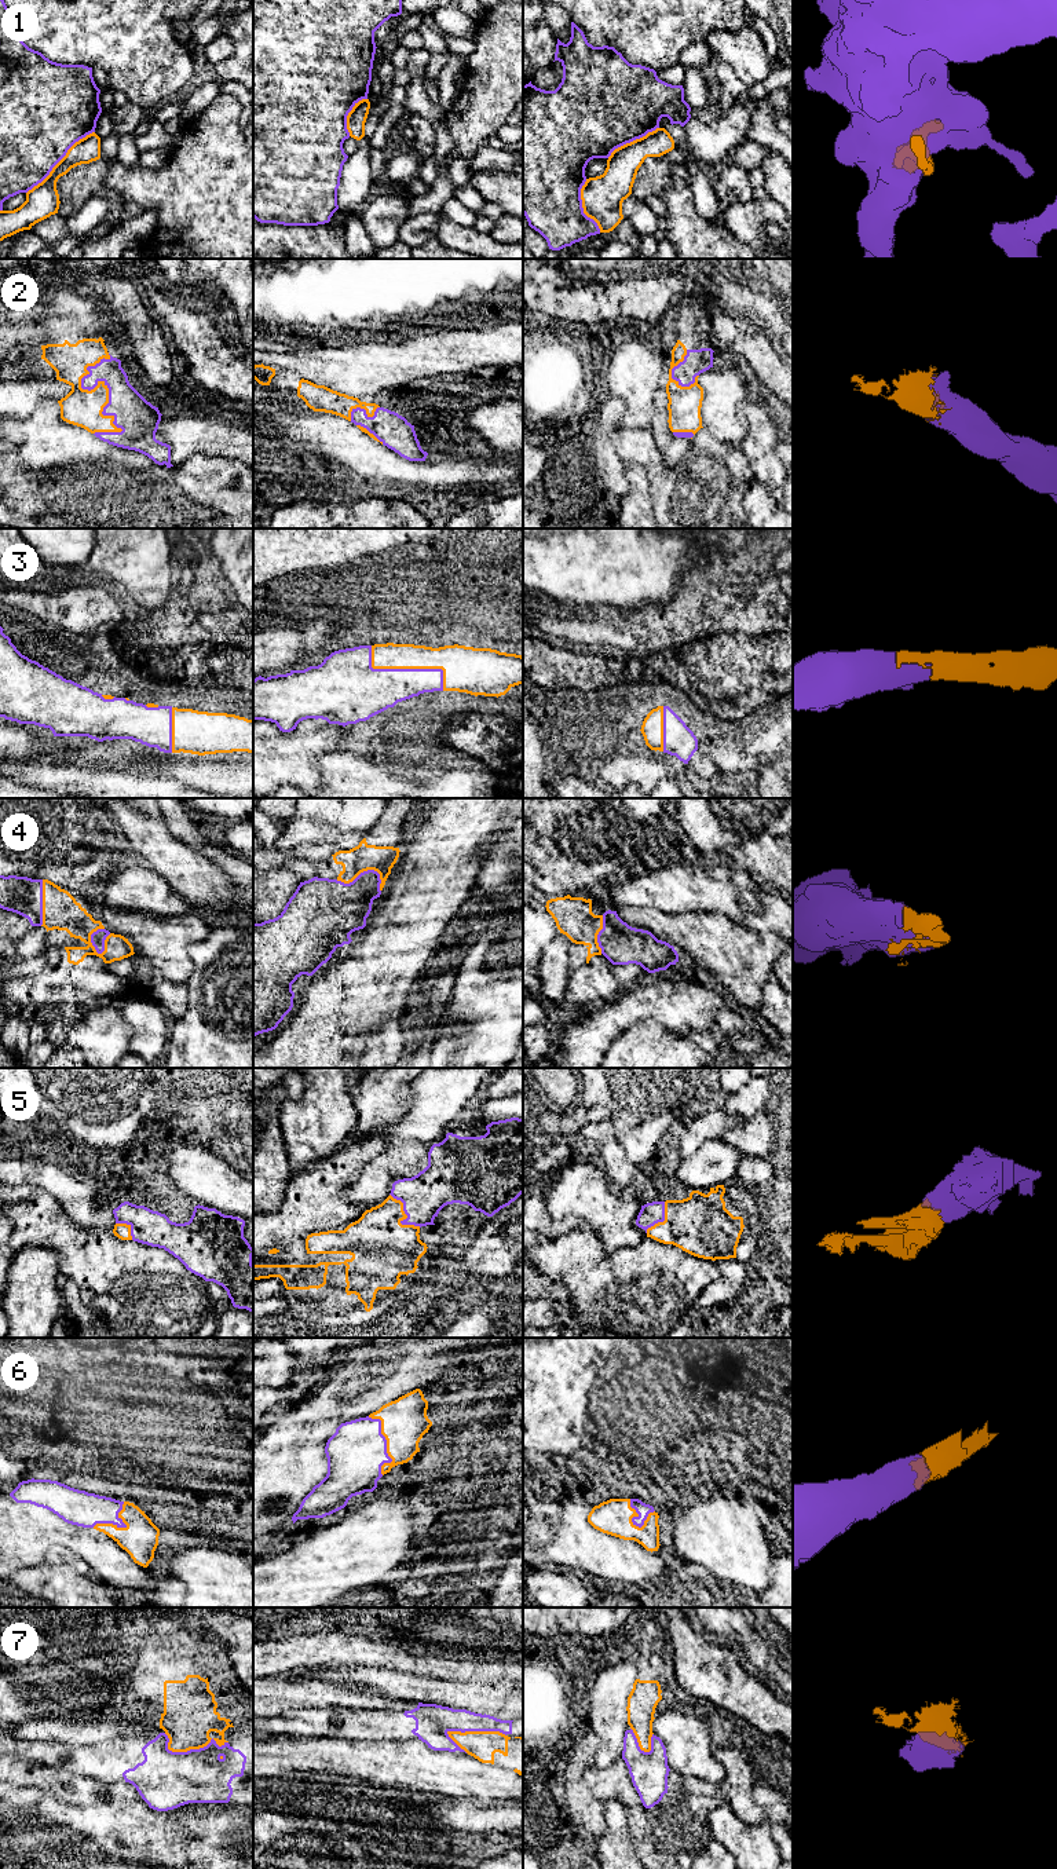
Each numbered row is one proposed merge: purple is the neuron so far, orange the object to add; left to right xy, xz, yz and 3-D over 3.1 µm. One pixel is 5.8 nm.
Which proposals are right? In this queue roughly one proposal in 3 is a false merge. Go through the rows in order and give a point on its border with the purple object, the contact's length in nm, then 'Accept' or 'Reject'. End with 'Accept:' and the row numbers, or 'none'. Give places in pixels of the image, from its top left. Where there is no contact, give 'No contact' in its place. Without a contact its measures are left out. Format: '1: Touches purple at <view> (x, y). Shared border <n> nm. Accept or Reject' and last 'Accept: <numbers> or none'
1: Touches purple at xy (61, 158). Shared border 550 nm. Reject
2: Touches purple at xy (109, 391). Shared border 480 nm. Accept
3: Touches purple at xz (406, 669). Shared border 500 nm. Accept
4: Touches purple at xz (362, 873). Shared border 280 nm. Accept
5: Touches purple at xz (408, 1217). Shared border 260 nm. Accept
6: Touches purple at xz (386, 1444). Shared border 360 nm. Accept
7: Touches purple at xz (476, 1730). Shared border 360 nm. Reject
Accept: 2, 3, 4, 5, 6

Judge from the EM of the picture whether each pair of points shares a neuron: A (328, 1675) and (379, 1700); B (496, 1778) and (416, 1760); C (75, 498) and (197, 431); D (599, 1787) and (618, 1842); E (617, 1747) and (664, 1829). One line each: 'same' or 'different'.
A: same
B: same
C: different
D: different
E: same

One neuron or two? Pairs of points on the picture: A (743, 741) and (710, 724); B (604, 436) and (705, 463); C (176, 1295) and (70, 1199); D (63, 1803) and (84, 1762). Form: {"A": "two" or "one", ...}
{"A": "one", "B": "two", "C": "two", "D": "two"}

